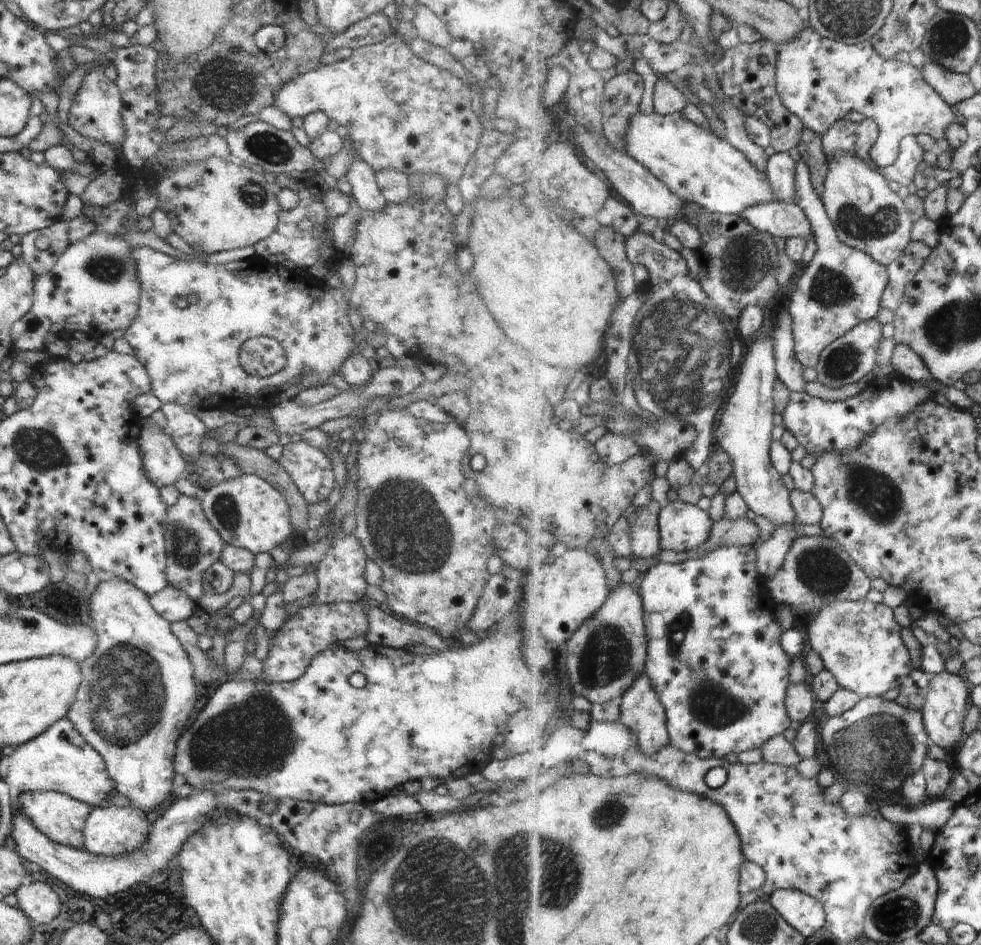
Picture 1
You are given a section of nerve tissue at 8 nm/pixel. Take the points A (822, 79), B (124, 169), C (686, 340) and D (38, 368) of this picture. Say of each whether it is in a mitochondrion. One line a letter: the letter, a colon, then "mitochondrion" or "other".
A: other
B: other
C: mitochondrion
D: other

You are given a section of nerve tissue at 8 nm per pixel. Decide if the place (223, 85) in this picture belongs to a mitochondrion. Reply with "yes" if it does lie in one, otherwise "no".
yes

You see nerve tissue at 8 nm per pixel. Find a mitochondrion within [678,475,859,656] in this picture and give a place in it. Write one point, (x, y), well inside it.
(821, 570)

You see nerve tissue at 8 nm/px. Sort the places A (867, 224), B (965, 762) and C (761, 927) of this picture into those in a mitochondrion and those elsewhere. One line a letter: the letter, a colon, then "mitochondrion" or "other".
A: mitochondrion
B: other
C: mitochondrion

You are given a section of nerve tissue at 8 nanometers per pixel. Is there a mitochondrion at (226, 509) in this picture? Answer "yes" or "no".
yes

